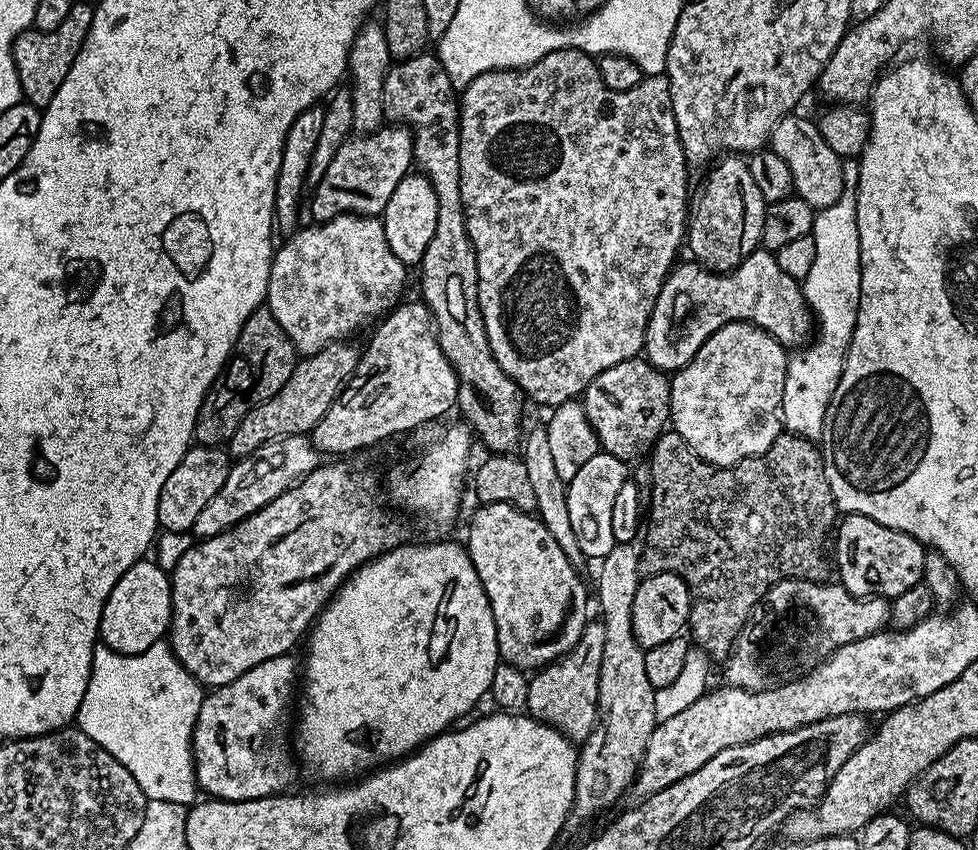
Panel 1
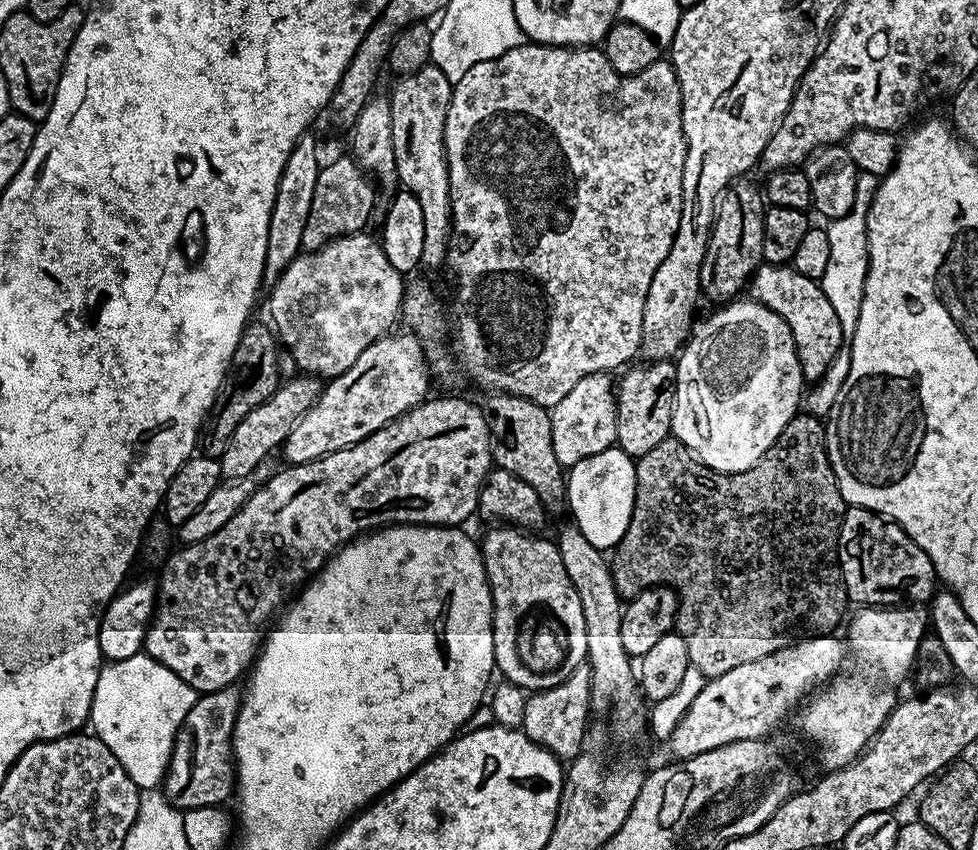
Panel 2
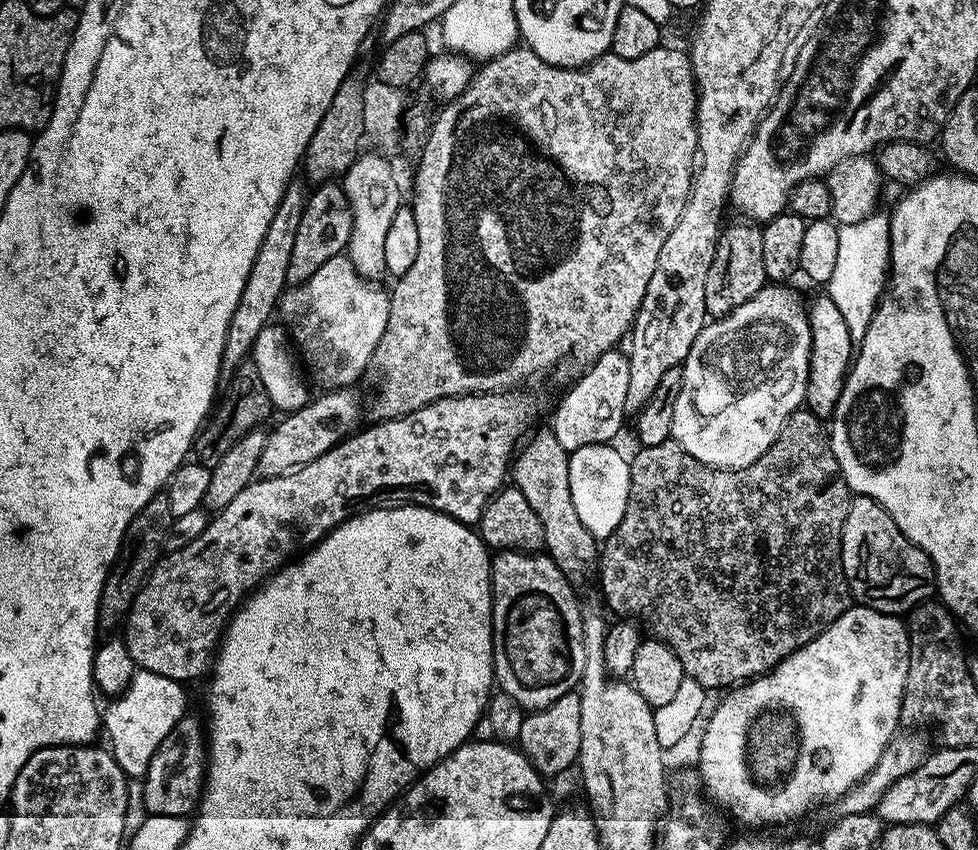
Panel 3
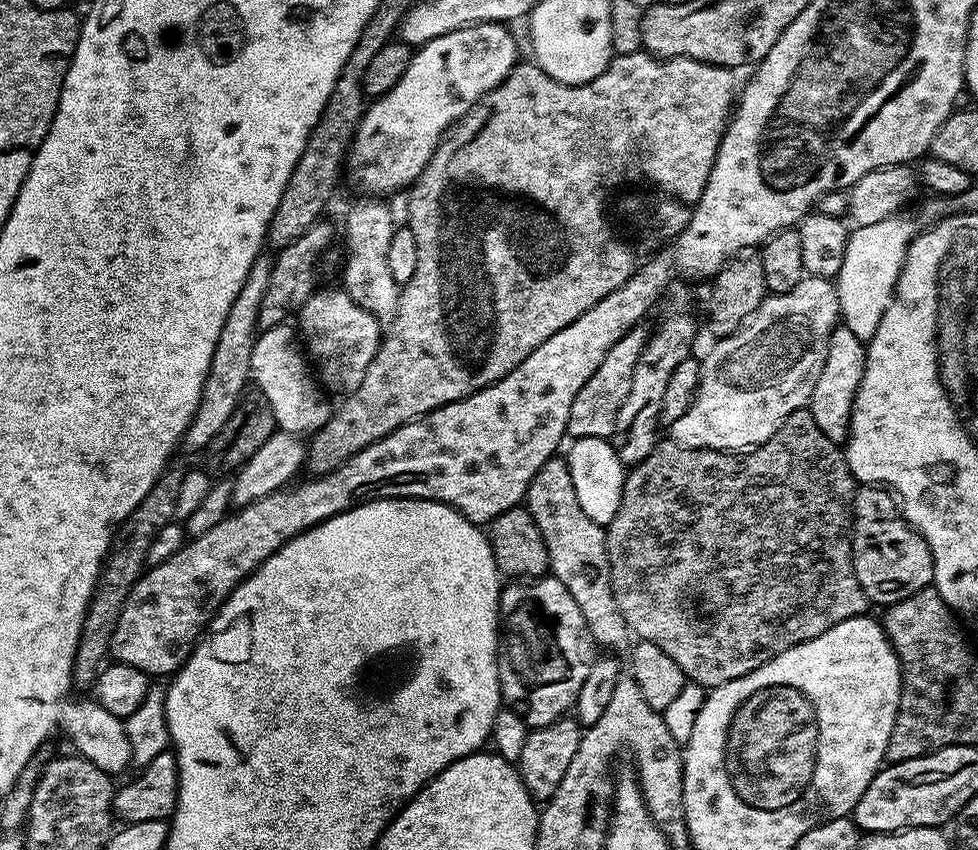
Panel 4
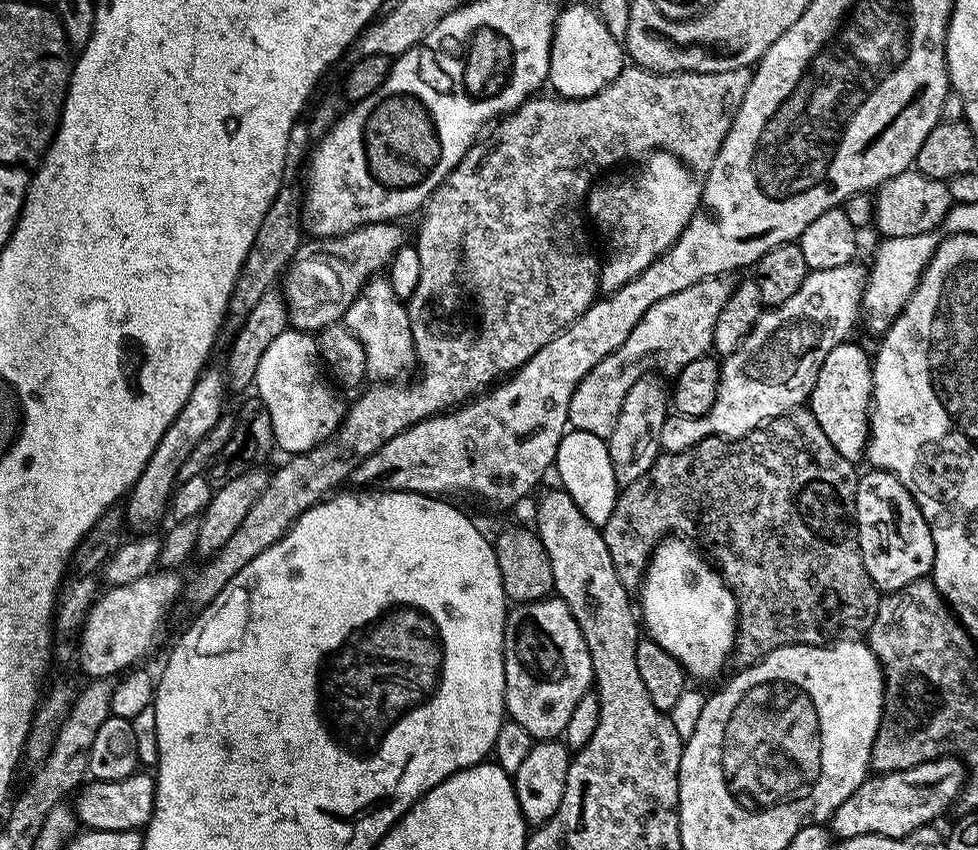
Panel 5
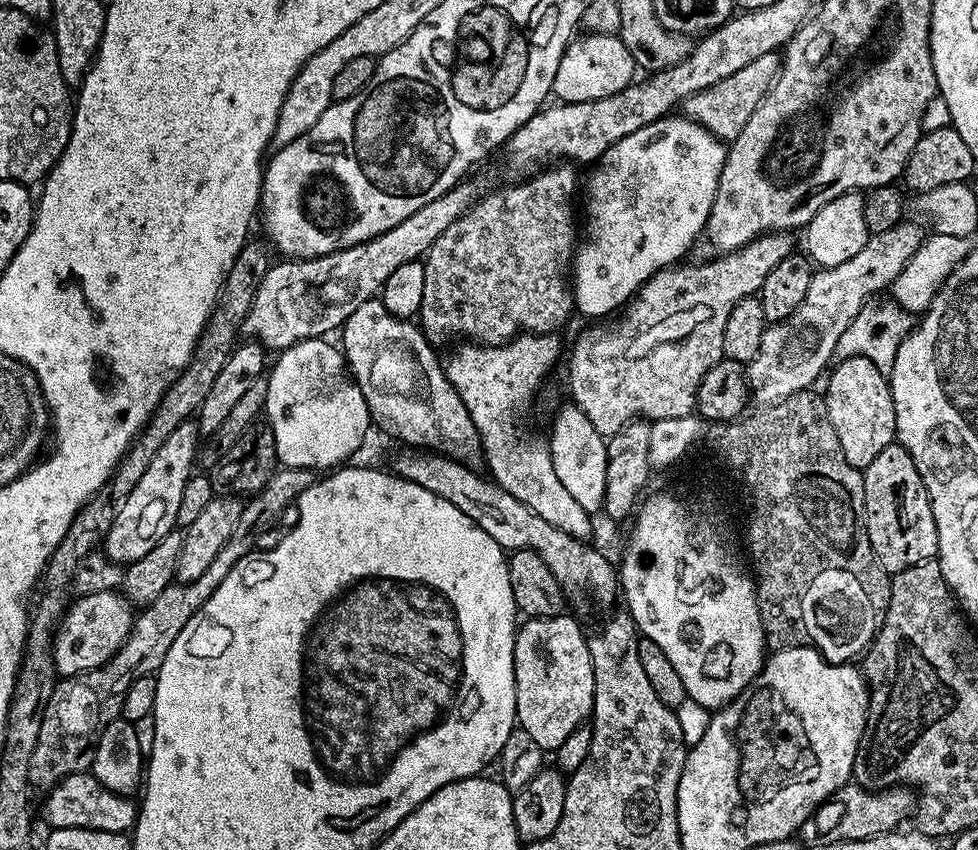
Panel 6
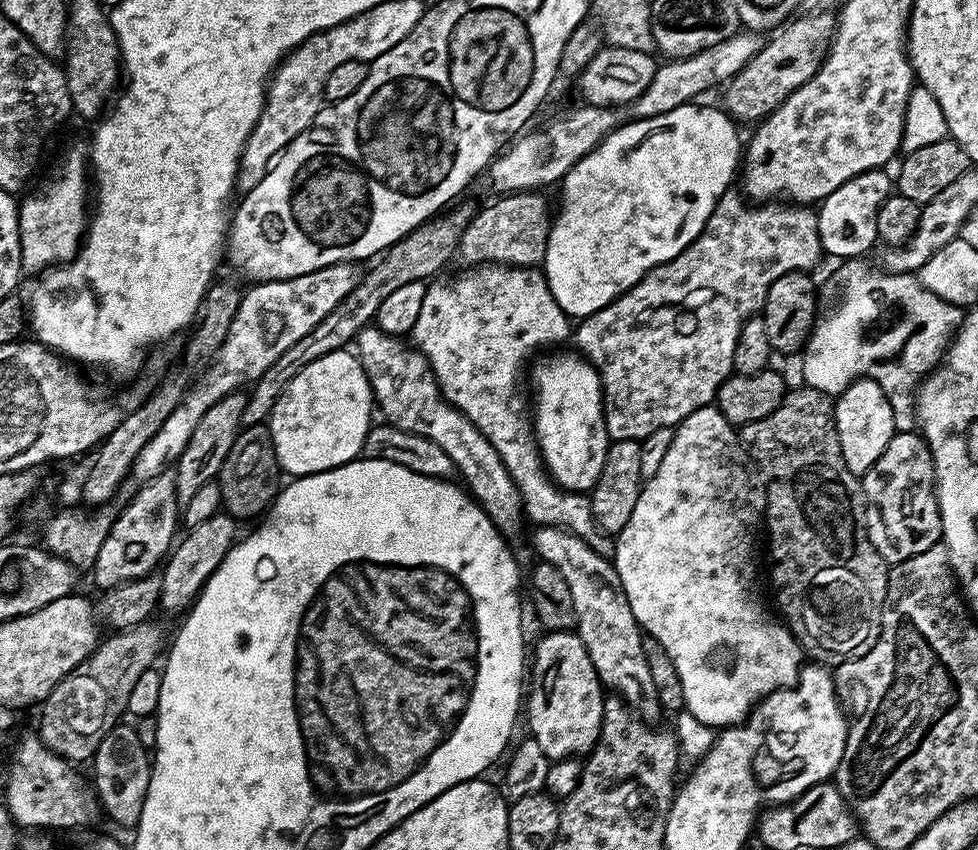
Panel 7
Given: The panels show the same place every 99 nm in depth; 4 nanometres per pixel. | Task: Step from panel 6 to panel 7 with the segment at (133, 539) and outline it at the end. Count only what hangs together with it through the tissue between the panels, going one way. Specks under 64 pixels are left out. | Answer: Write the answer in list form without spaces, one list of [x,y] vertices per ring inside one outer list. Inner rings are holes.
[[[165,470],[154,479],[141,483],[132,501],[116,514],[112,529],[98,551],[97,560],[90,569],[97,589],[116,588],[143,576],[151,576],[161,567],[174,541],[177,539],[178,505],[176,503],[176,477]]]

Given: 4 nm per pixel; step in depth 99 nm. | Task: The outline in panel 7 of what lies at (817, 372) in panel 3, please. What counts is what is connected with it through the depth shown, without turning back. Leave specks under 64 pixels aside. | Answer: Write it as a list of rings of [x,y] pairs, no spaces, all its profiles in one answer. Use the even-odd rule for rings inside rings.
[[[867,378],[853,380],[847,390],[835,397],[836,429],[838,430],[838,442],[842,450],[842,462],[846,462],[846,470],[857,478],[863,478],[882,458],[882,450],[890,446],[890,438],[896,435],[896,415],[878,382]]]

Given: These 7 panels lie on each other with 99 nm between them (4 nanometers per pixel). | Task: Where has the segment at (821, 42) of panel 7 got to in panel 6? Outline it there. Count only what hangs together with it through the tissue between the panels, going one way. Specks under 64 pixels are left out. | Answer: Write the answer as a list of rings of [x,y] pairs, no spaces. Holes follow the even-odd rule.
[[[780,52],[762,54],[762,58],[754,58],[754,62],[742,66],[742,70],[737,70],[735,74],[730,74],[730,78],[722,78],[722,82],[714,82],[714,86],[696,93],[684,101],[682,104],[683,115],[696,124],[702,125],[716,139],[725,142],[732,141],[735,136],[742,134],[742,126],[746,126],[750,114],[754,114],[754,110],[771,88],[773,80],[780,72],[781,59]]]

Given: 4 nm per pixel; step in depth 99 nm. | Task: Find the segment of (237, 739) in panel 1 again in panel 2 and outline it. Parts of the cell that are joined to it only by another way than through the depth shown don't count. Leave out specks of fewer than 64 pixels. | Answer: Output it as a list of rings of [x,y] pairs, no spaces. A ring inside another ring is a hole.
[[[213,688],[197,695],[190,714],[180,727],[164,775],[164,797],[178,809],[210,808],[223,805],[236,786],[236,762],[232,754],[232,731],[240,709],[241,689]]]

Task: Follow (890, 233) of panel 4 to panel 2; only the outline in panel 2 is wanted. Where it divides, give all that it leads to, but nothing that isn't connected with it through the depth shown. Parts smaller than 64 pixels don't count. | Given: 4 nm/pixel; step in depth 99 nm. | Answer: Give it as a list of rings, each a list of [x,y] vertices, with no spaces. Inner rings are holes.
[[[860,172],[856,178],[856,197],[854,206],[846,215],[827,225],[828,261],[826,274],[819,280],[820,289],[830,298],[830,306],[838,314],[838,322],[842,322],[842,334],[845,341],[851,342],[854,330],[858,326],[858,314],[862,306],[864,283],[868,273],[868,207],[876,193],[878,178],[874,174]]]

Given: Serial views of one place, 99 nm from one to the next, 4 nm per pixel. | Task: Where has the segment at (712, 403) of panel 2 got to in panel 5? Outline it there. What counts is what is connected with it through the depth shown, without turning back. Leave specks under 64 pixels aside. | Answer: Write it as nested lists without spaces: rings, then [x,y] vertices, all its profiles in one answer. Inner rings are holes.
[[[859,262],[834,266],[830,270],[812,270],[802,282],[800,289],[791,298],[786,298],[776,308],[768,308],[761,312],[758,322],[752,327],[752,333],[734,350],[734,354],[723,357],[720,365],[720,385],[714,406],[705,416],[669,415],[662,426],[660,447],[664,452],[681,452],[693,448],[707,436],[726,436],[735,438],[745,436],[756,428],[761,428],[769,420],[799,408],[812,395],[812,387],[818,378],[818,370],[822,370],[822,362],[826,362],[826,354],[834,350],[834,346],[845,343],[855,326],[856,320],[862,316],[864,299],[865,265]]]

